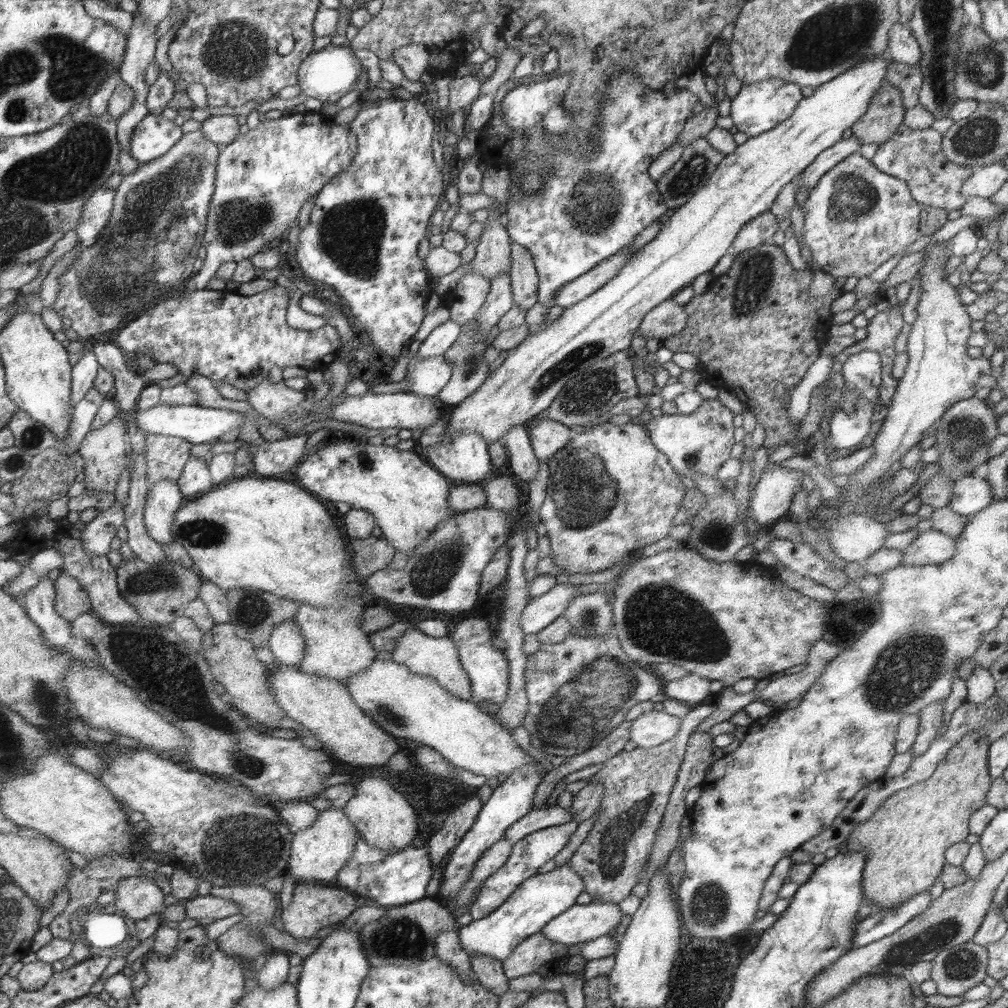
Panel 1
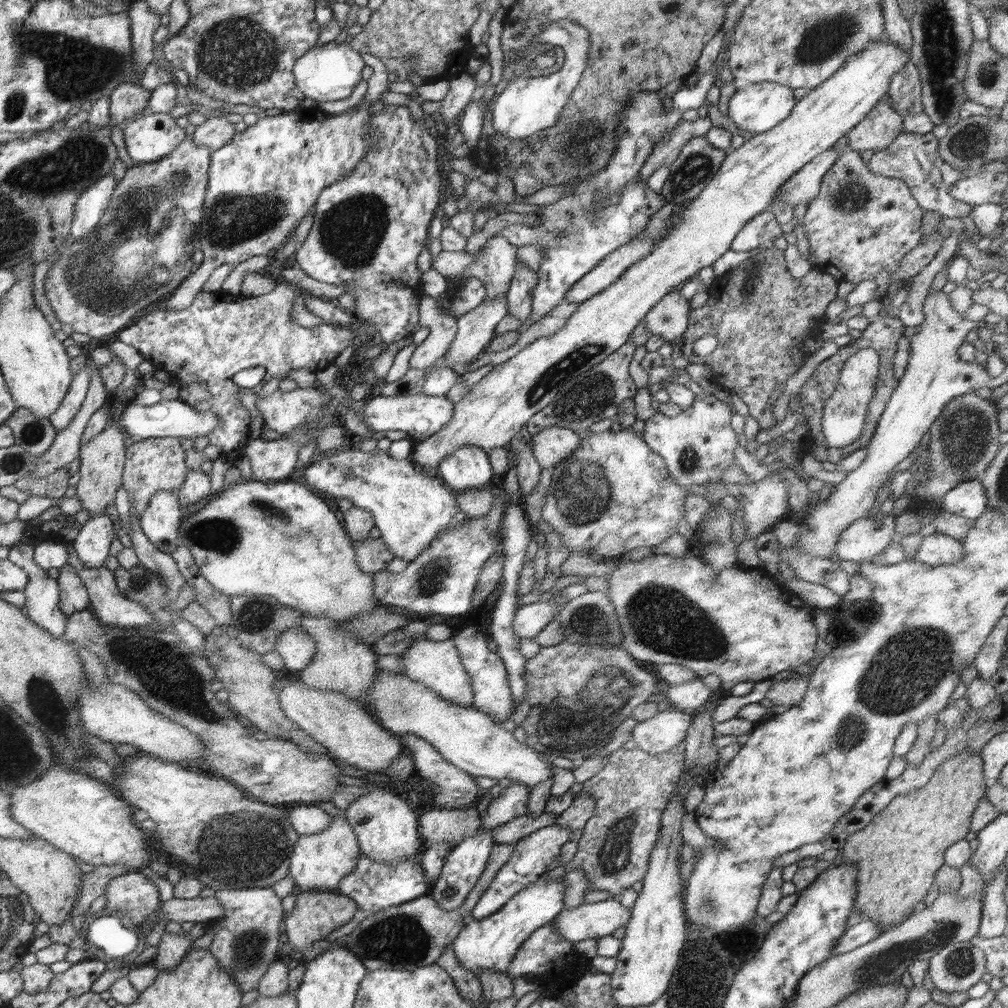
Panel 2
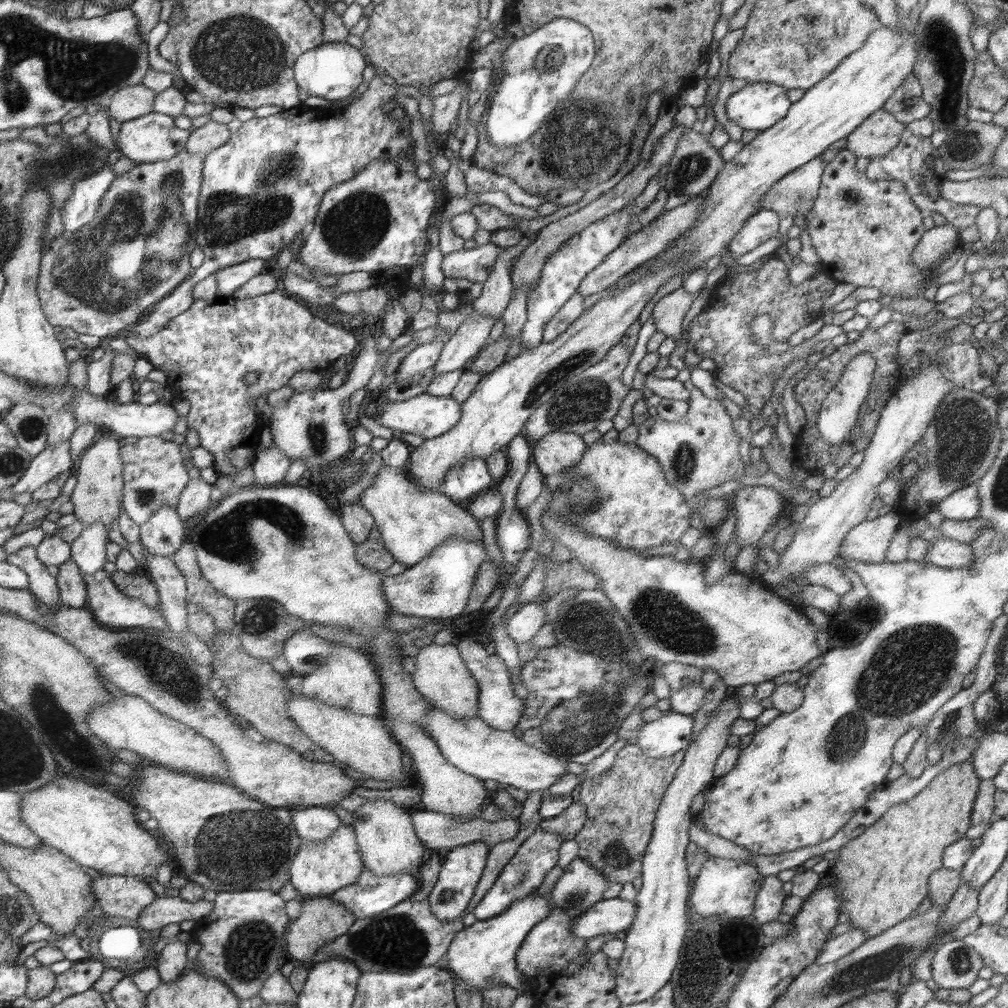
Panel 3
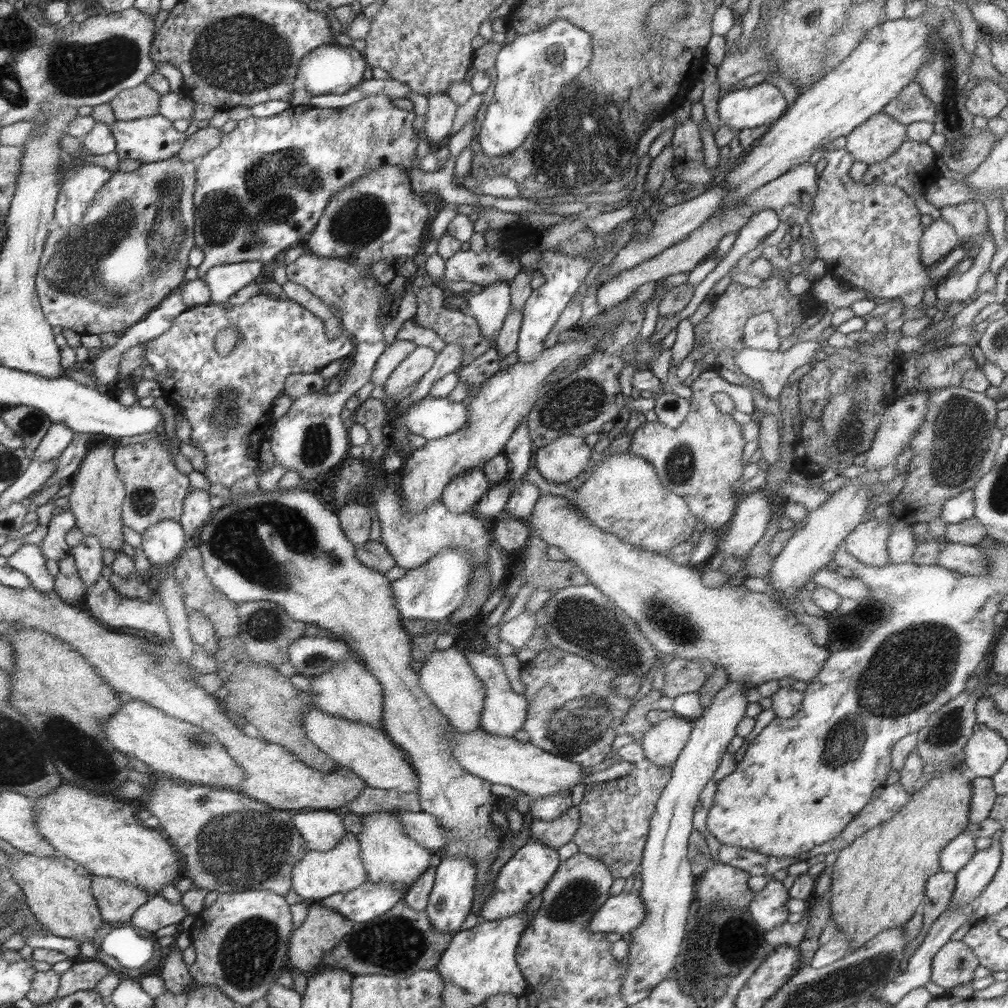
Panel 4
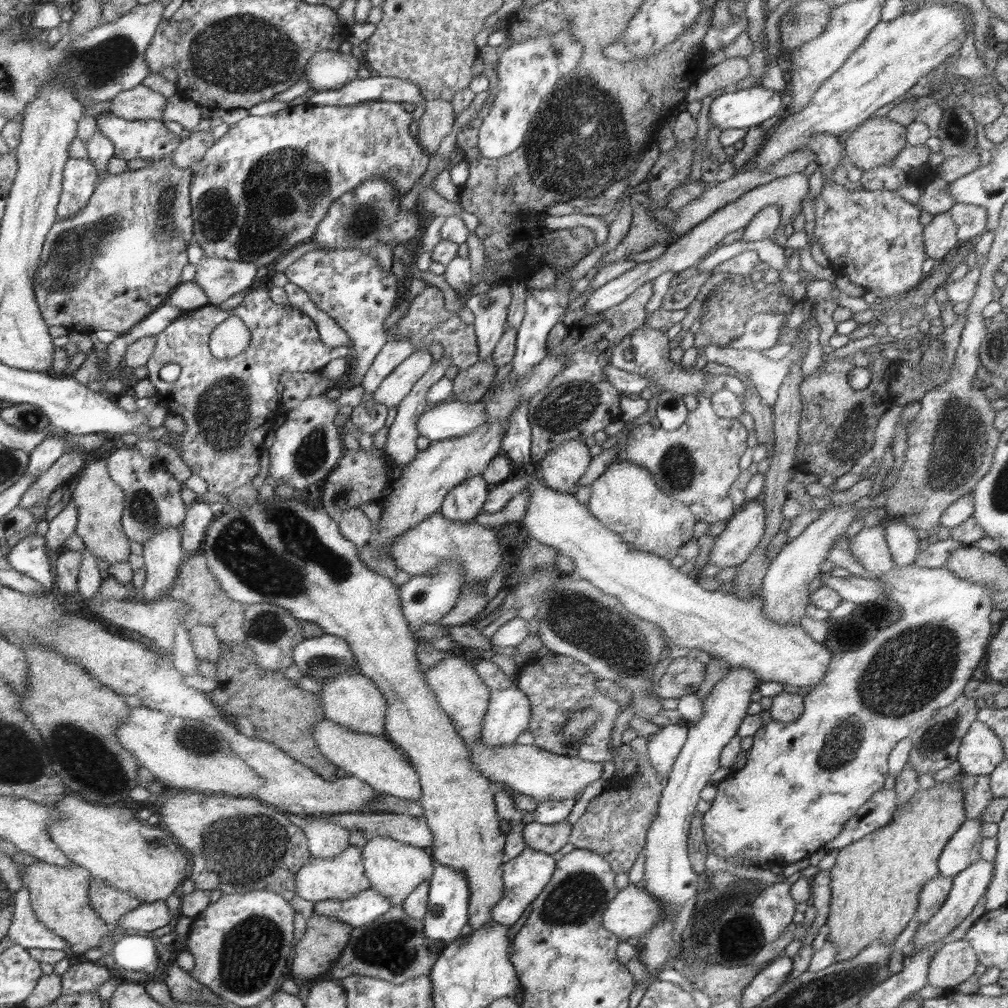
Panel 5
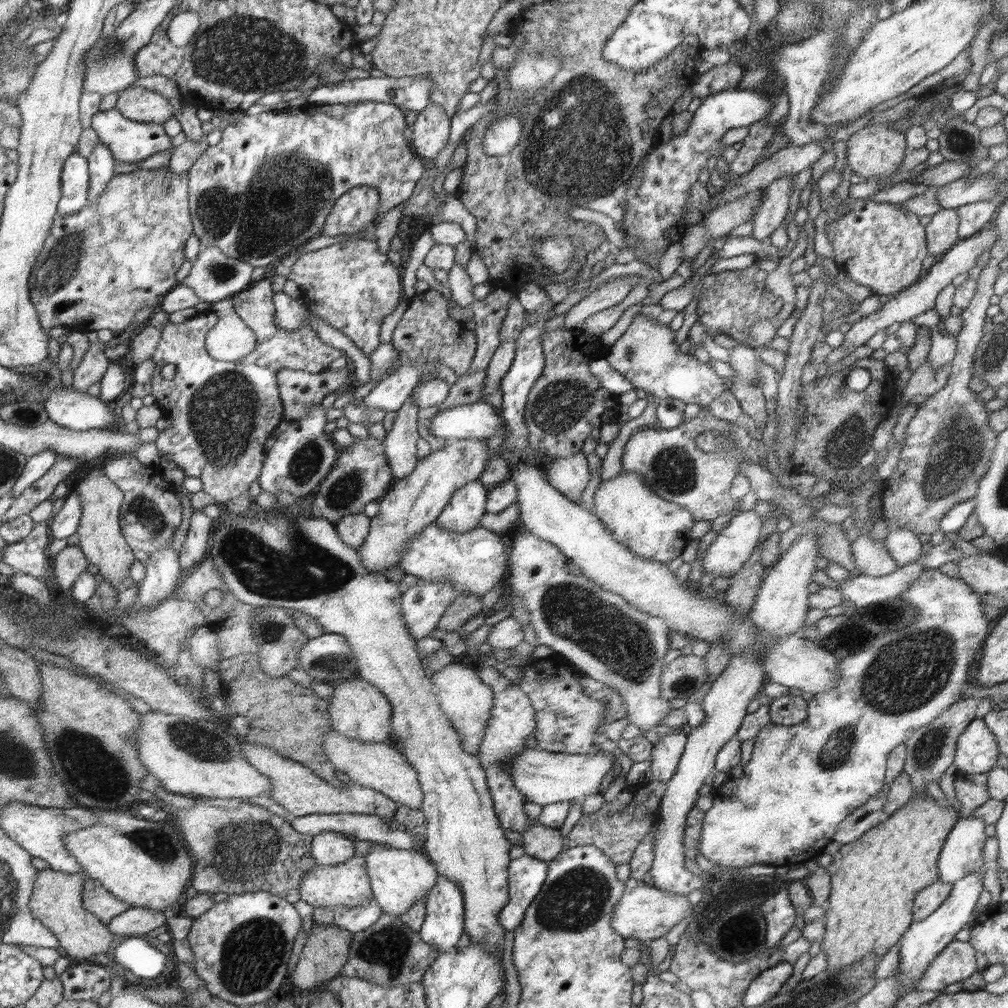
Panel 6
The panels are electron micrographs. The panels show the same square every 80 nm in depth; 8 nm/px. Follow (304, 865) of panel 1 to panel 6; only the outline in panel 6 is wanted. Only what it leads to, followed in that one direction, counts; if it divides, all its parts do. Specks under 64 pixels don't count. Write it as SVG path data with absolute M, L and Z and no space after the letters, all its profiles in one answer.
M354 855L352 859L346 860L346 863L340 865L323 866L315 864L314 869L310 869L301 882L301 899L305 900L314 909L318 907L344 906L348 909L354 909L364 905L366 901L373 898L372 879L369 878L363 856Z

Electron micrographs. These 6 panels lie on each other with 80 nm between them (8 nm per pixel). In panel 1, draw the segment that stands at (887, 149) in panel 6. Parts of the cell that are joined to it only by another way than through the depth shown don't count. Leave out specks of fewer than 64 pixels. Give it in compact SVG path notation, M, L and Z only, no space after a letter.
M887 80L870 101L868 110L862 118L851 126L852 134L861 144L884 144L905 120L905 108L901 92Z

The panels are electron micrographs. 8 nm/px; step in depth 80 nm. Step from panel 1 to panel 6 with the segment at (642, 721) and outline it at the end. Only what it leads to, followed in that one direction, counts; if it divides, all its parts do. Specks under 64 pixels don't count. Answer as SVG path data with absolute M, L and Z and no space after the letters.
M671 732L653 745L651 764L648 770L656 781L667 782L674 776L678 761L687 743L687 733Z

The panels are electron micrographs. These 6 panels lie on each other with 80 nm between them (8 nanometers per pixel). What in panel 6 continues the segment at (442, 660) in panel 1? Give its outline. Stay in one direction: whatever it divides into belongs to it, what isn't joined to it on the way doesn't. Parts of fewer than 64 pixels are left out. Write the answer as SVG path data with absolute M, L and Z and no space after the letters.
M454 662L442 671L434 672L431 681L437 688L439 705L450 719L452 726L461 738L462 750L470 754L479 753L480 744L493 707L493 690L477 674L476 669Z

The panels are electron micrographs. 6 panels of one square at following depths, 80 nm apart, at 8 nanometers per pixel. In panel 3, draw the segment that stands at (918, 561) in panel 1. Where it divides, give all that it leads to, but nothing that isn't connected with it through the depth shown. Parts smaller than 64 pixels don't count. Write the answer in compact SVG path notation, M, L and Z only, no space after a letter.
M942 536L931 542L927 552L926 562L946 568L967 568L975 560L974 551L970 545L952 541Z

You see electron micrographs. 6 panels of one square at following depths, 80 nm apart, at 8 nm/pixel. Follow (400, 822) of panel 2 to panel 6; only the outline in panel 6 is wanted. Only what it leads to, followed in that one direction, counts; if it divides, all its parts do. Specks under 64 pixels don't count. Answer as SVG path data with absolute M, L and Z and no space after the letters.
M380 844L366 855L365 866L369 878L372 879L373 898L376 899L378 907L383 914L393 914L398 918L420 899L428 898L428 893L434 889L438 879L436 866L418 849L398 850Z

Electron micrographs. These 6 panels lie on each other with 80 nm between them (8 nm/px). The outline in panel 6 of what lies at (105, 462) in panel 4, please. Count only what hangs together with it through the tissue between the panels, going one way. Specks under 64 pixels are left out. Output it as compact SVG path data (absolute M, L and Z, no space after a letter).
M102 468L92 470L81 479L82 481L78 483L78 487L75 489L75 492L80 495L83 510L80 525L76 532L80 537L79 547L89 564L97 566L102 578L117 588L128 576L128 570L134 562L134 554L130 550L131 546L125 536L120 534L120 510L124 504L125 493L105 475Z

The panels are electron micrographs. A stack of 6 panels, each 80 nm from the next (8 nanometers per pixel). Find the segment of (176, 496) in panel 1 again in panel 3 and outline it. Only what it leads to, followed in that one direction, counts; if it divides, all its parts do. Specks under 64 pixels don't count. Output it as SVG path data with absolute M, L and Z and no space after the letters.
M171 504L162 506L140 527L141 544L149 554L156 556L172 557L187 535L186 522L178 517L175 506Z

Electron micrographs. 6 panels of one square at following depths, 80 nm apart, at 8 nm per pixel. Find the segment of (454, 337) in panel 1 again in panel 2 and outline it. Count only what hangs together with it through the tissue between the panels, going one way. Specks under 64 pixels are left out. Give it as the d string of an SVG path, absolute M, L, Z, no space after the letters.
M426 295L425 297L422 297L422 299L420 299L420 303L419 303L419 306L418 306L418 315L419 315L419 318L418 318L418 322L417 322L417 328L416 328L416 330L415 330L413 333L415 333L415 332L417 331L417 329L420 329L421 326L426 326L426 328L428 328L428 330L430 330L430 332L429 332L427 338L426 338L420 345L418 345L418 346L414 349L414 352L412 353L412 356L410 357L410 360L409 360L409 368L416 368L416 369L422 370L422 369L424 369L424 368L429 368L429 366L433 366L433 364L435 364L436 362L440 362L440 360L441 360L441 361L443 360L445 354L447 353L447 350L449 349L450 343L452 342L452 340L454 340L454 337L456 336L456 331L457 331L457 318L454 317L454 316L452 316L452 315L450 315L450 314L446 314L446 313L444 312L444 309L443 309L443 308L440 308L440 307L436 304L434 298L431 297L431 296L428 296L428 295Z

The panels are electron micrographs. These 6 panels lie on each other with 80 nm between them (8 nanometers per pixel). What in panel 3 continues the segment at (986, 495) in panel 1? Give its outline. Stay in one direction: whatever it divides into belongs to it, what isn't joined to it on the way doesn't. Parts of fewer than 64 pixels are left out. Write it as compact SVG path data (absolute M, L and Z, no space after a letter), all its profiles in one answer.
M976 482L965 486L939 502L938 510L944 519L962 521L977 518L980 514L978 493Z

